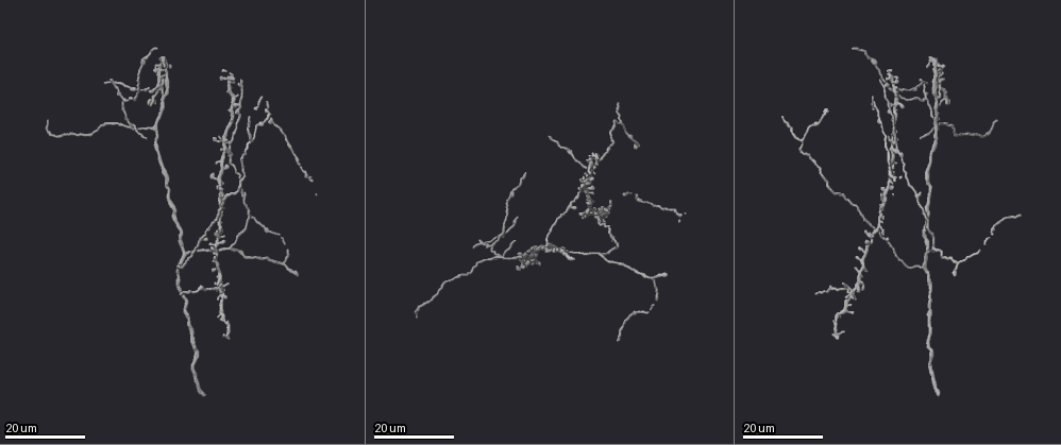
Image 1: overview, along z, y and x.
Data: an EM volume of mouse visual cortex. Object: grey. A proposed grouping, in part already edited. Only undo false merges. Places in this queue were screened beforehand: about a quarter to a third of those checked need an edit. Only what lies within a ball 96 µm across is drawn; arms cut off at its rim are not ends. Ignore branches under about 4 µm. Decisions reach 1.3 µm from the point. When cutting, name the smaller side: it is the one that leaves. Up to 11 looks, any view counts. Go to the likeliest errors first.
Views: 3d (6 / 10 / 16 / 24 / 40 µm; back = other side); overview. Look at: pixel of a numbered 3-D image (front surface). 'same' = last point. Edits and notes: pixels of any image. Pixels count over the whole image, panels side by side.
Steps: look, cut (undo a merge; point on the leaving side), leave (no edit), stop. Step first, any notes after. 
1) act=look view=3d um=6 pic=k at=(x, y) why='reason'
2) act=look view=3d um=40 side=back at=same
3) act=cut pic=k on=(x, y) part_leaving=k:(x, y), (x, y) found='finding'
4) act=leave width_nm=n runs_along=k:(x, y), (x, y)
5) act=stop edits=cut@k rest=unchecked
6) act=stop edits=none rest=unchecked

act=look view=3d um=24 pic=1 at=(499, 255) why='four-way junction'

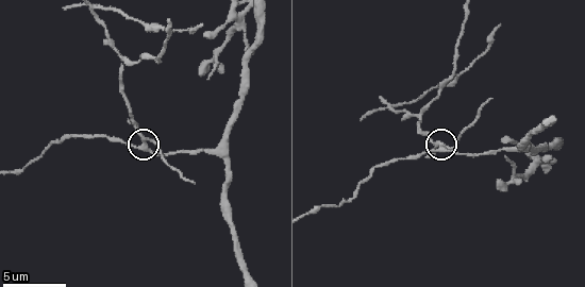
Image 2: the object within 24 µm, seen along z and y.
act=look view=3d um=10 pic=2 at=(145, 143)

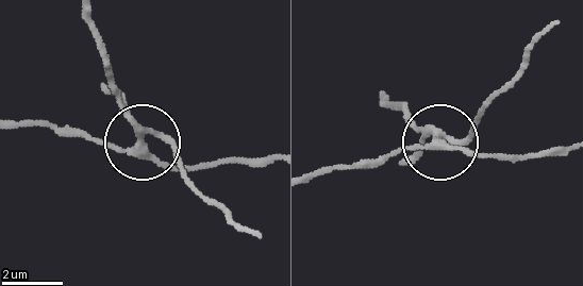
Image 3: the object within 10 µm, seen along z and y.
act=cut pic=3 on=(411, 155) side_arm_um=32 arms=4 found='two cells meet here'

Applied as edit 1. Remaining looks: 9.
act=look view=overview

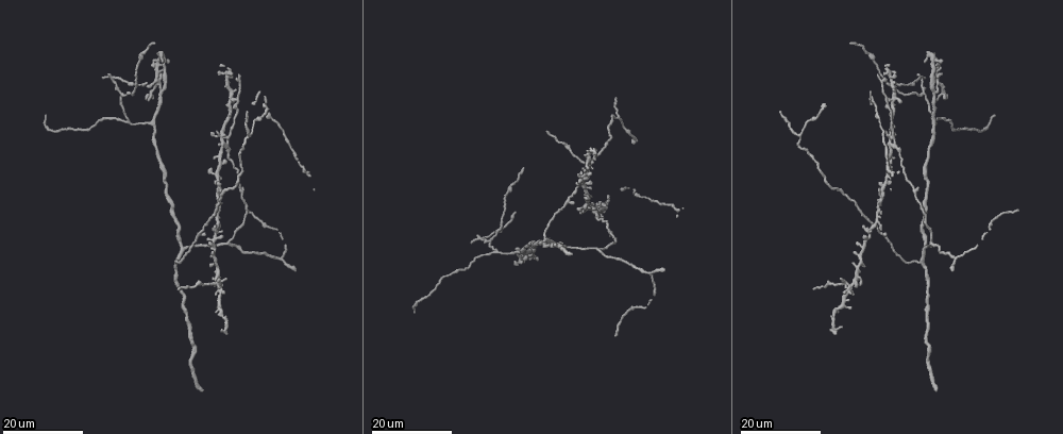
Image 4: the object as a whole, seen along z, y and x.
act=look view=3d um=24 pic=4 at=(491, 239) why='arms part here'

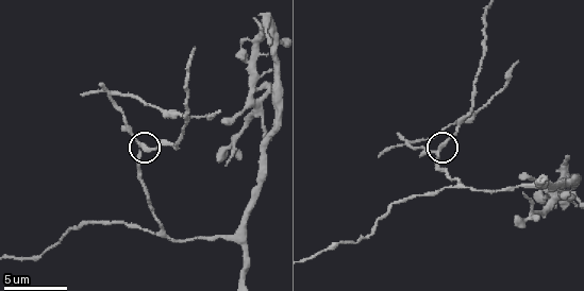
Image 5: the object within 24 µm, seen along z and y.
act=look view=3d um=10 pic=5 at=(140, 141)

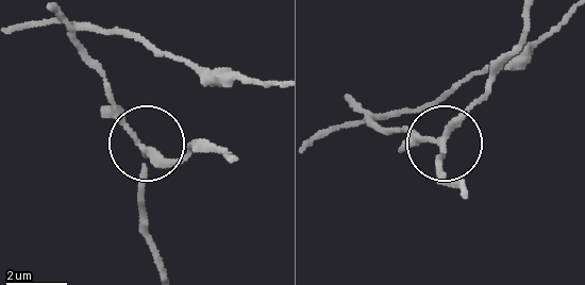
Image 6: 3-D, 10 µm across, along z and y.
act=leave runs_along=6:(464, 195), (439, 167), (439, 141), (388, 132) found='all the same cell'

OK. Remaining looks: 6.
act=look view=3d um=24 pic=4 at=(218, 285) why='arms run side by side'

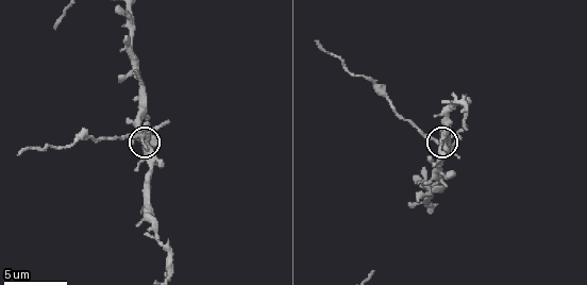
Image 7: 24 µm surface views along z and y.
act=look view=3d um=6 pic=7 at=(139, 134) why='zoom in'

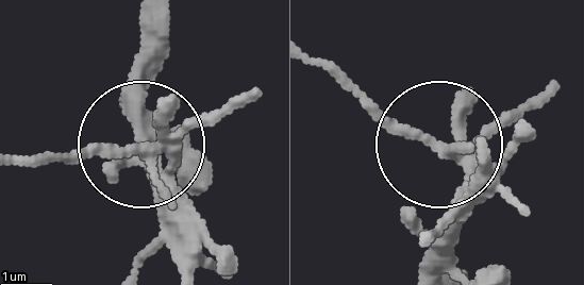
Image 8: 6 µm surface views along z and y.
act=cut pic=8 on=(160, 100) part_leaving=8:(159, 141), (11, 154) found='a second cell is stuck on'

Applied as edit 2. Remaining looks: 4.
act=look view=3d um=24 pic=4 at=(798, 134) why='arms part here'

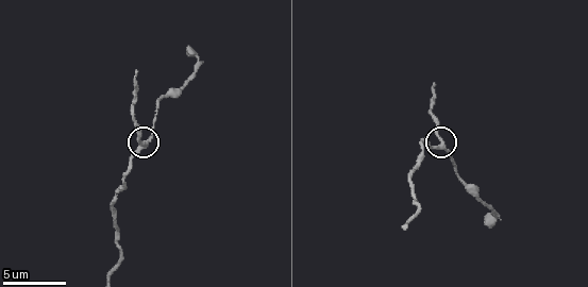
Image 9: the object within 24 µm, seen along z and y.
act=look view=3d um=6 pic=9 at=(445, 146) why='closer look'

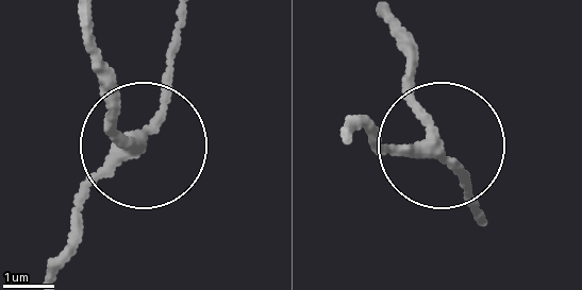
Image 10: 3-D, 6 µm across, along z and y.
act=look view=3d um=6 side=back pic=10 at=(437, 148)

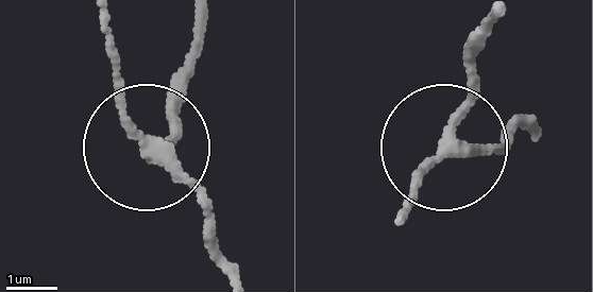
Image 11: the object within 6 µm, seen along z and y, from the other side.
act=leave arms=3 runs_along=11:(534, 134), (495, 151), (449, 138), (483, 23) found='one cell here'

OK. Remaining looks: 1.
act=stop edits=cut@3,cut@8 rest=unchecked

